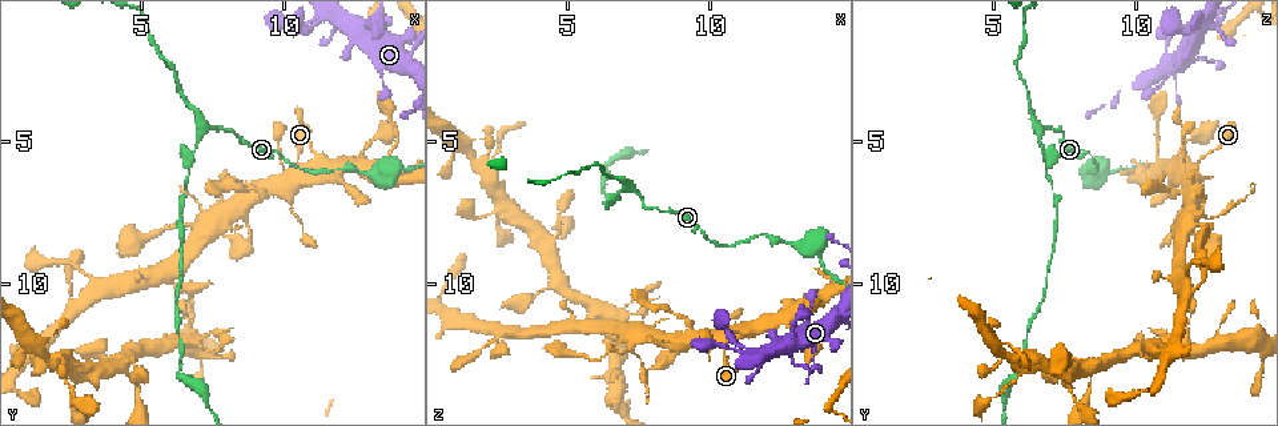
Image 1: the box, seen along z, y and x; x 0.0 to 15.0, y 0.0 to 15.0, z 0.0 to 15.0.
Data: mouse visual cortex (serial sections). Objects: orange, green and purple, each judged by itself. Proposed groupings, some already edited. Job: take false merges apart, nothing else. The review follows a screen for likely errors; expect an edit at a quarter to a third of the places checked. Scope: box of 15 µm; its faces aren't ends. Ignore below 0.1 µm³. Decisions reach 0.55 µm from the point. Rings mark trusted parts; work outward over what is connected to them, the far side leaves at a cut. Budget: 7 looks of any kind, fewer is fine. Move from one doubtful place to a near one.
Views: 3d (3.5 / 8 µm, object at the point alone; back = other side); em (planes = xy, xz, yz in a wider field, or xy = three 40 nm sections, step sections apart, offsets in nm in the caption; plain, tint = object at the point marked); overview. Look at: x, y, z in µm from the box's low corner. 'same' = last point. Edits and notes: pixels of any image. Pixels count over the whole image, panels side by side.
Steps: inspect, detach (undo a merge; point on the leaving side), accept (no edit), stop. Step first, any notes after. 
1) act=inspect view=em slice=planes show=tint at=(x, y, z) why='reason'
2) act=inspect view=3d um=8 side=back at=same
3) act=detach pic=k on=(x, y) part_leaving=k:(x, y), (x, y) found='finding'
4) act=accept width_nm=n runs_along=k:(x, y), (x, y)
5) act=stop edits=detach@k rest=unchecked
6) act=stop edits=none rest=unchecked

act=inspect view=3d um=3.5 side=back at=(10.4, 5.8, 12.1) why='three arms meet'

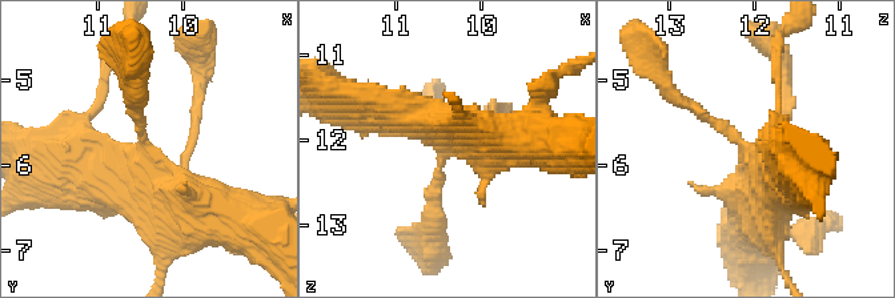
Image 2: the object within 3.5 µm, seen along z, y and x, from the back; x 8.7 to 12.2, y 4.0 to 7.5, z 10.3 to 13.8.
act=inspect view=em slice=planes show=tint at=(10.45, 5.85, 12.10) why='need the tissue'

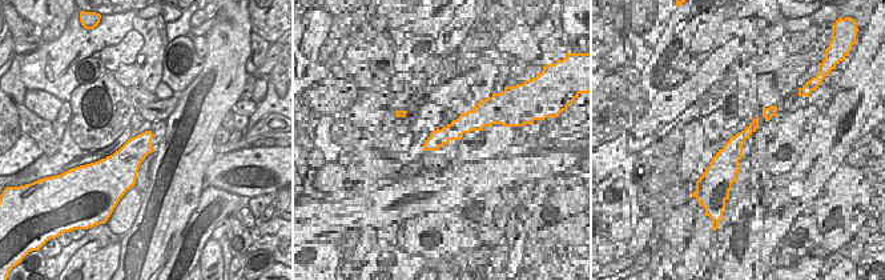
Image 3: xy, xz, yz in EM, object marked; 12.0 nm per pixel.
act=accept runs_along=2:(677, 99), (753, 160), (755, 217) found='continuous, no second cell'

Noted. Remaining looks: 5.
act=inspect view=3d um=3.5 at=(6.9, 5.3, 6.7)

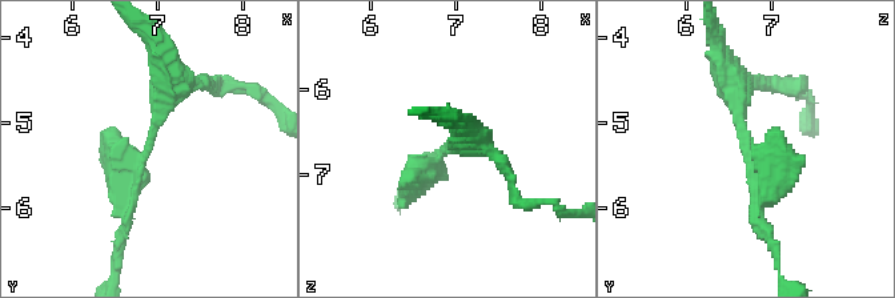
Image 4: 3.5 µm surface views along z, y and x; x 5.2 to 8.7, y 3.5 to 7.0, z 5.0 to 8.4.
act=inspect view=em slice=xy step=3 show=tint at=(6.90, 5.35, 6.70) why='need the tissue'

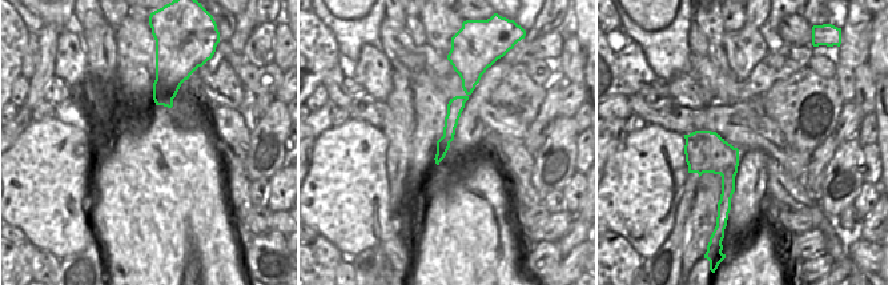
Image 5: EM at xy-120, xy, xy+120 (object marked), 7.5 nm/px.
act=inspect view=em slice=xy step=5 show=tint at=same

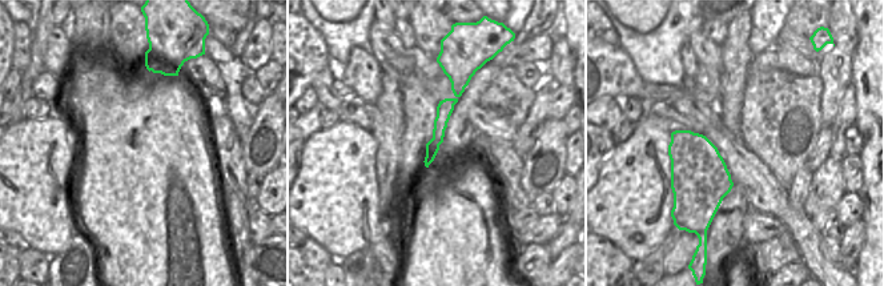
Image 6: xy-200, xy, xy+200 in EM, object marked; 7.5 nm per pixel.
act=accept runs_along=6:(457, 81), (428, 160) found='one cell here'

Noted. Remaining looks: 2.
act=inspect view=3d um=8 at=(6.7, 10.3, 11.8)

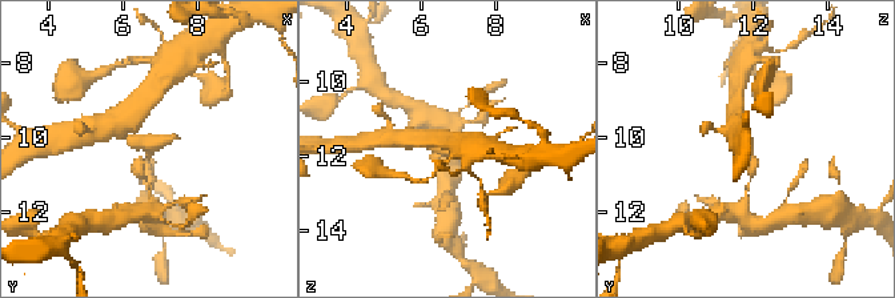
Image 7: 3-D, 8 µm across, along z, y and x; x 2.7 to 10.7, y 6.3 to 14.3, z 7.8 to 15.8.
act=inspect view=em slice=xy step=5 show=tint at=(6.7, 10.2, 11.8) why='now the EM'

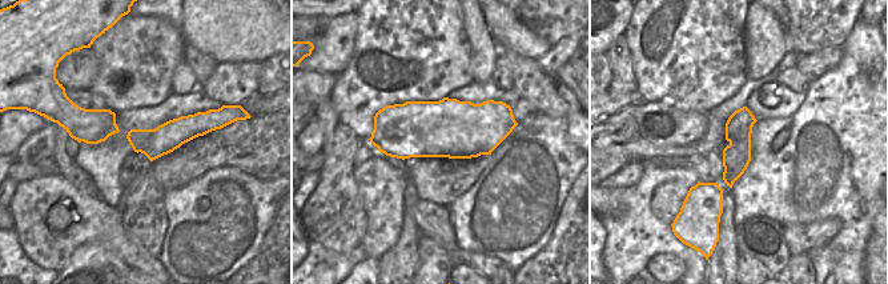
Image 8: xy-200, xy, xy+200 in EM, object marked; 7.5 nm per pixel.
act=accept runs_along=7:(125, 125), (148, 145), (147, 181) found='one cell here'

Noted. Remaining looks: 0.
act=stop edits=none rest=unchecked

